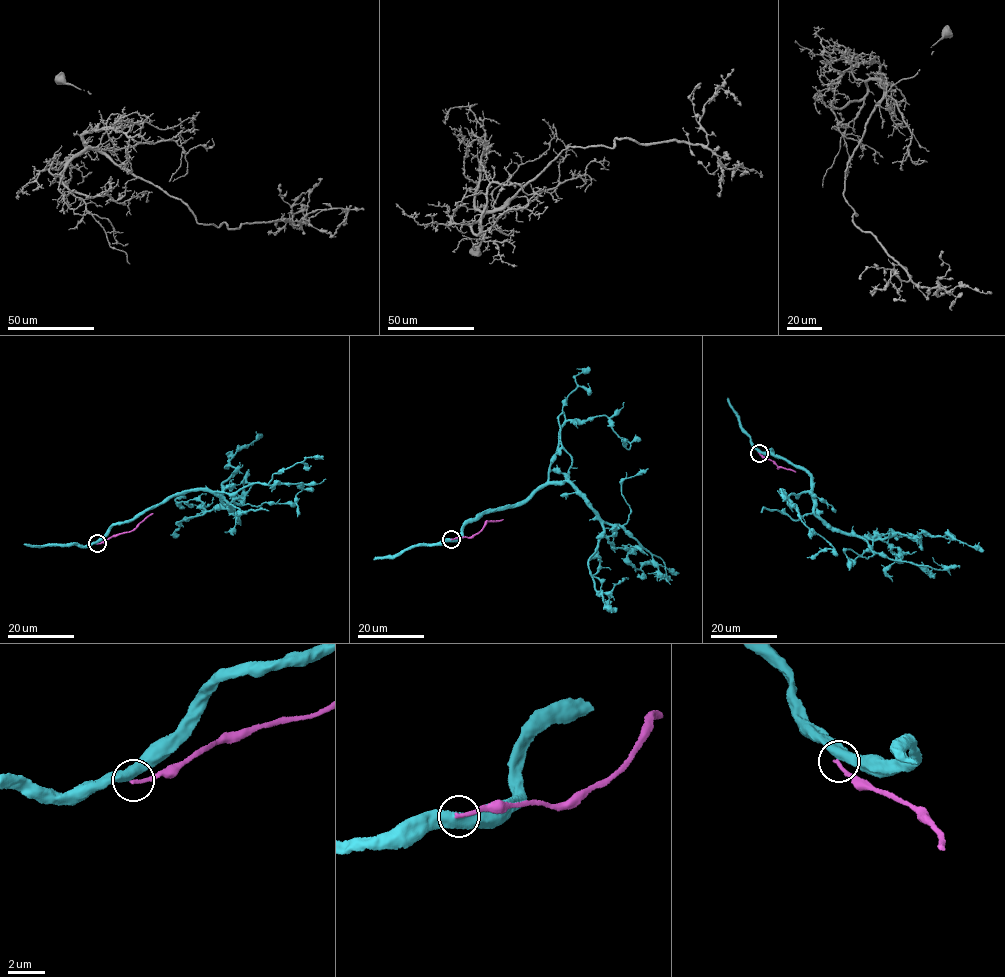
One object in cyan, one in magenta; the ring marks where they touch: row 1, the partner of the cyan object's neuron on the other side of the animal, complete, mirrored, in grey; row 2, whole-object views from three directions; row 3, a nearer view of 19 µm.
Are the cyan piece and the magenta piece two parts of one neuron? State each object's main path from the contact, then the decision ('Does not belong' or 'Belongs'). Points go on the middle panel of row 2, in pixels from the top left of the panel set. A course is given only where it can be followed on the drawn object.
Course of cyan: (451, 539), (482, 515), (565, 481), (599, 520), (612, 547), (628, 550), (636, 568), (654, 562), (679, 573). Course of magenta: (451, 539), (474, 536), (487, 521), (502, 519). Does not belong

